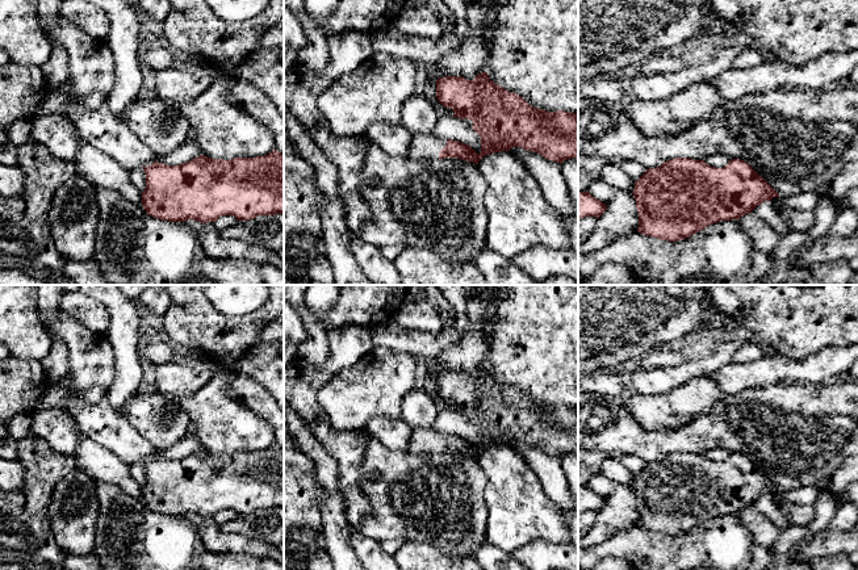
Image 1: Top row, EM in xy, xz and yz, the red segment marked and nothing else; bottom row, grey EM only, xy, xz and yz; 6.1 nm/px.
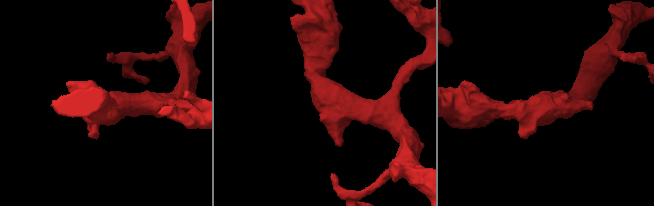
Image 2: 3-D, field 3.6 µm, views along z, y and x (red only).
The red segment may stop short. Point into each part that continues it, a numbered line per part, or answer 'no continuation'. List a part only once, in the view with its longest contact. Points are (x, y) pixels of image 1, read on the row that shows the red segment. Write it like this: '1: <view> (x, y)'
1: xz (423, 146)

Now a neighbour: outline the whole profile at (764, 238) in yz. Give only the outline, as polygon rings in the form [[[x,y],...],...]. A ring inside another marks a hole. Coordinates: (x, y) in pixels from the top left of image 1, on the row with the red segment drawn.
[[[753,211],[742,215],[738,222],[741,229],[750,238],[754,250],[762,251],[767,255],[773,253],[782,238],[775,229]]]

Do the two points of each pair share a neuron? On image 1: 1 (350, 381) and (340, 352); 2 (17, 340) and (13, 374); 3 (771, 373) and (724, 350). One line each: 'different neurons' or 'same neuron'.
1: different neurons
2: different neurons
3: different neurons

